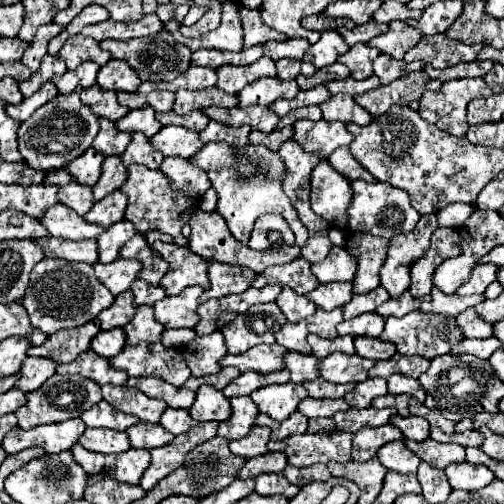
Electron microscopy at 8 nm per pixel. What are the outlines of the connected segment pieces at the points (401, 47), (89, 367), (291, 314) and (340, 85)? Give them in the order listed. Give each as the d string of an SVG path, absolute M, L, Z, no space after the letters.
M391 21L389 31L383 35L377 35L369 41L369 47L377 47L381 53L387 53L395 59L403 59L403 55L415 47L415 43L421 39L421 31L415 27L409 27L405 21Z
M87 349L83 355L79 355L75 361L59 365L57 373L67 375L83 375L87 379L93 379L99 385L125 385L127 373L115 371L113 367L107 367L107 359L99 357L95 351Z
M283 287L281 295L279 295L279 299L275 303L279 305L279 309L283 311L283 315L291 323L307 319L309 315L313 315L317 311L315 303L311 303L305 295L295 295L289 287Z
M371 75L371 77L363 79L363 81L355 81L355 79L351 79L351 77L347 77L347 79L341 79L341 81L329 81L329 83L325 83L325 85L327 85L327 89L331 91L331 95L335 95L335 93L359 95L359 93L367 93L367 91L379 87L381 83L379 83L379 79L377 79L375 75Z

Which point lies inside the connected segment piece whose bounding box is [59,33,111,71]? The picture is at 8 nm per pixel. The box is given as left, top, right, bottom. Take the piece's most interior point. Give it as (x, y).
(78, 49)

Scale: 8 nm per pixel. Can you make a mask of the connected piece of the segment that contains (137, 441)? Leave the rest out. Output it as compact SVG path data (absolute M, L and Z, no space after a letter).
M145 421L131 425L125 433L129 435L129 443L135 449L165 447L167 443L171 443L175 439L175 435L167 433L161 425L153 425L153 423L145 423Z

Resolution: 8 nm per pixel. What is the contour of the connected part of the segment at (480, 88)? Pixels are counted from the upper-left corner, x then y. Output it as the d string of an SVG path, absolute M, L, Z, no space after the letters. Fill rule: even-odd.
M477 77L477 79L455 79L455 81L447 81L441 85L439 91L425 91L421 101L419 101L419 115L423 119L427 119L429 123L435 123L439 129L455 135L455 137L461 137L467 133L469 129L469 123L465 119L467 115L467 103L475 97L491 97L491 89L487 87L487 83Z

